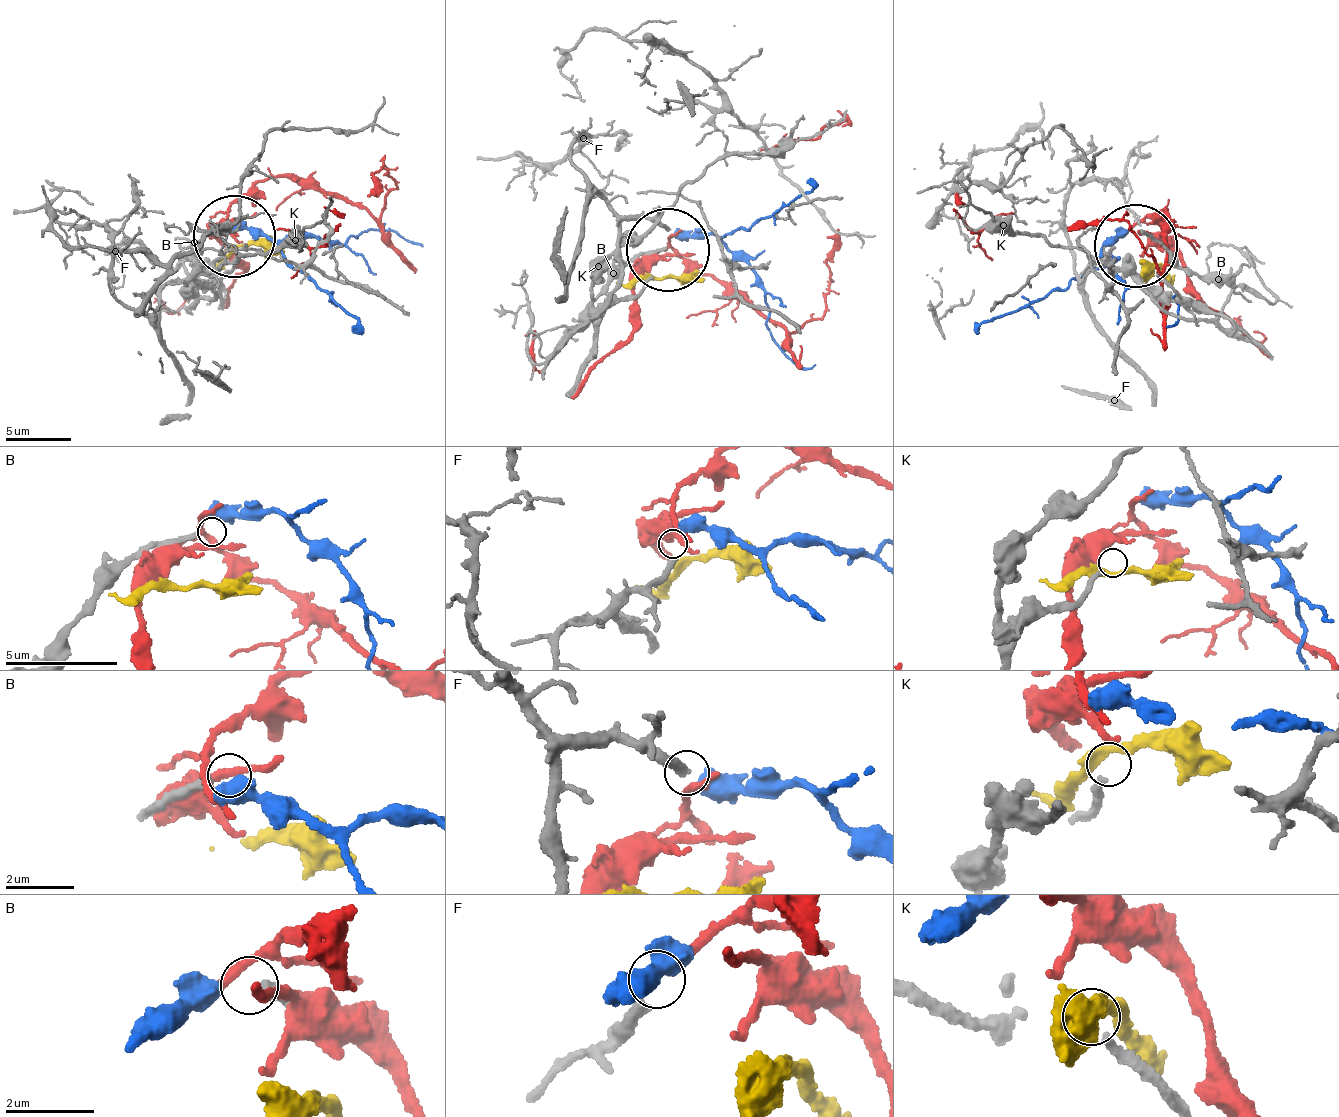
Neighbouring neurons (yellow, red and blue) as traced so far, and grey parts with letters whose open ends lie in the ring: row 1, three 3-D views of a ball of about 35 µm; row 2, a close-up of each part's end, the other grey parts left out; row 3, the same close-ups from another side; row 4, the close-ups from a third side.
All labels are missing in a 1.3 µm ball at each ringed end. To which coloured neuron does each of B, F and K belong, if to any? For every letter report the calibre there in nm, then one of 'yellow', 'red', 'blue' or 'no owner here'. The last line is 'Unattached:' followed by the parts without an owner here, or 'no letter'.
B: 240 nm thick; no owner here
F: 280 nm thick; no owner here
K: 200 nm thick; no owner here
Unattached: B, F, K

